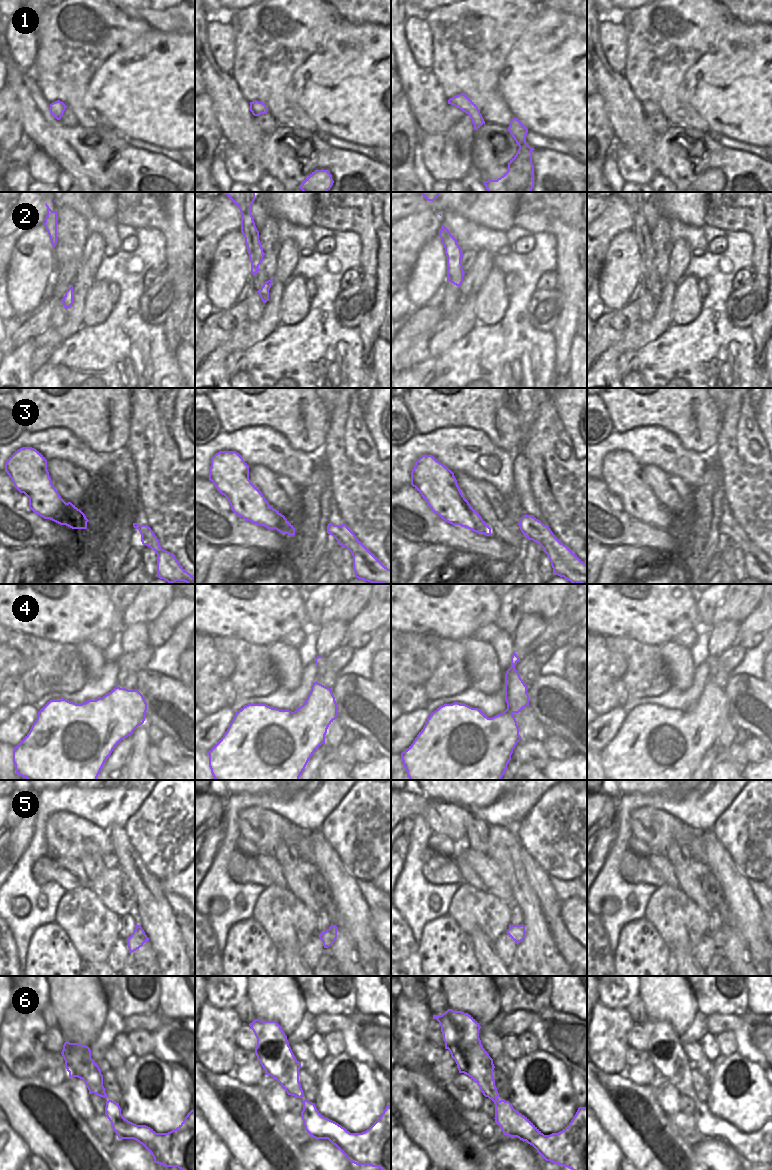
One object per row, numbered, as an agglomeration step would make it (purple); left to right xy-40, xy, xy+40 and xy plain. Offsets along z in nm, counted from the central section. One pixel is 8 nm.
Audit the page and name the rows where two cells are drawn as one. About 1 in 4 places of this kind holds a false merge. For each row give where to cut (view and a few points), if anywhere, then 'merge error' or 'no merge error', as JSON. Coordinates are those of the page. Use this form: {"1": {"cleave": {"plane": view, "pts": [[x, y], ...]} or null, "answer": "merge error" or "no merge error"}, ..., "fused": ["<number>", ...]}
{"1": {"cleave": null, "answer": "no merge error"}, "2": {"cleave": null, "answer": "no merge error"}, "3": {"cleave": null, "answer": "no merge error"}, "4": {"cleave": null, "answer": "no merge error"}, "5": {"cleave": null, "answer": "no merge error"}, "6": {"cleave": null, "answer": "no merge error"}, "fused": []}

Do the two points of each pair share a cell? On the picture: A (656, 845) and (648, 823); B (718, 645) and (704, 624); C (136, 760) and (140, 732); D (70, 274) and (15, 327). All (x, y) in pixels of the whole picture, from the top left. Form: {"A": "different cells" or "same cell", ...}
{"A": "same cell", "B": "different cells", "C": "same cell", "D": "same cell"}

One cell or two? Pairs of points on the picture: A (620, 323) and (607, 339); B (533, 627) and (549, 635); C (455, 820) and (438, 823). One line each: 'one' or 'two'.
A: one
B: two
C: one

